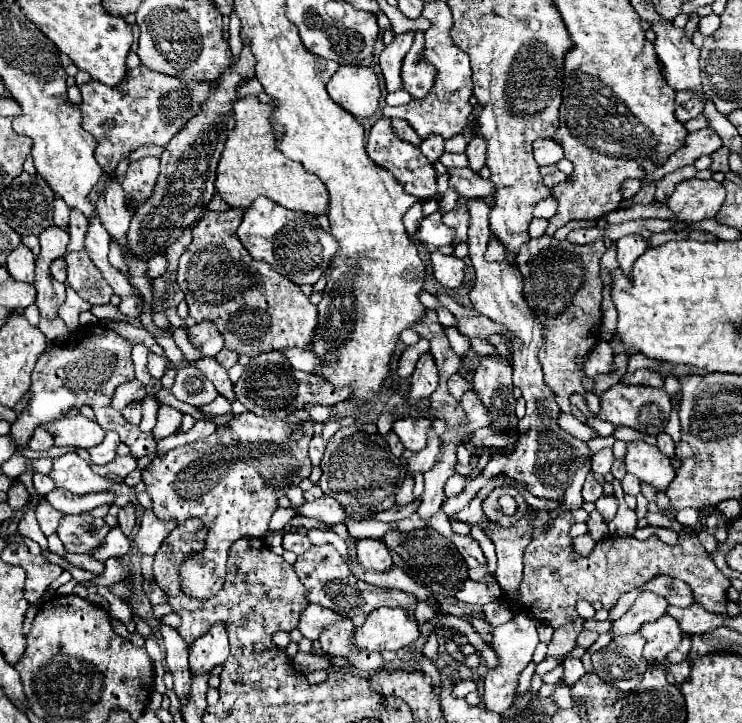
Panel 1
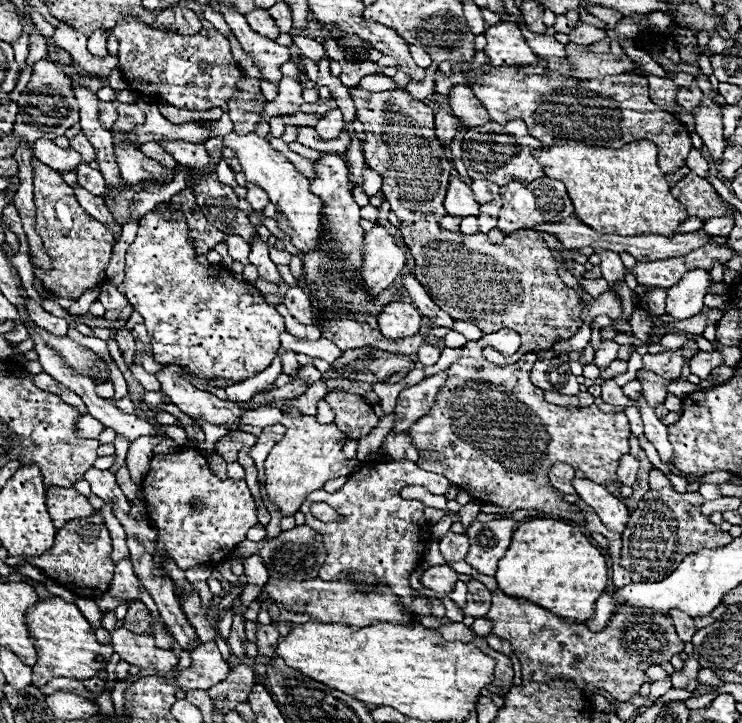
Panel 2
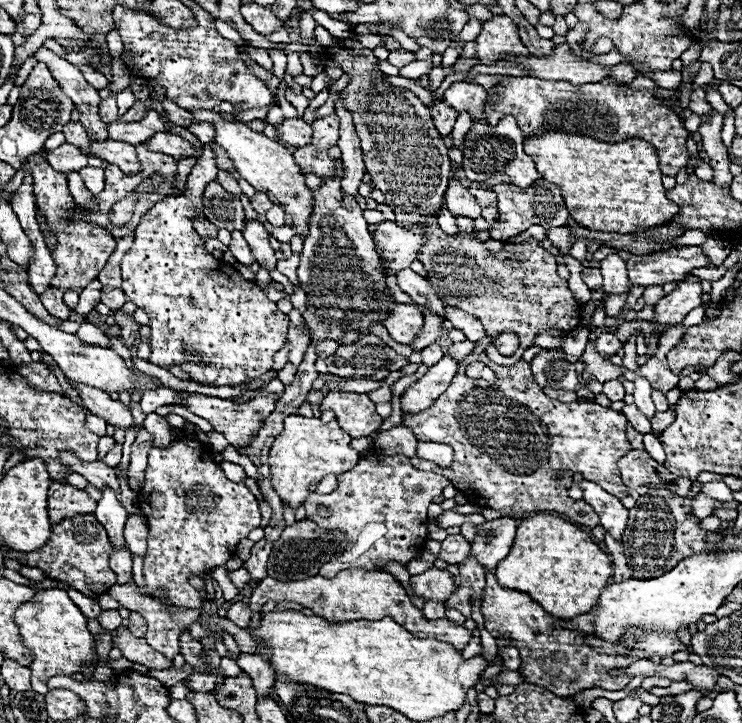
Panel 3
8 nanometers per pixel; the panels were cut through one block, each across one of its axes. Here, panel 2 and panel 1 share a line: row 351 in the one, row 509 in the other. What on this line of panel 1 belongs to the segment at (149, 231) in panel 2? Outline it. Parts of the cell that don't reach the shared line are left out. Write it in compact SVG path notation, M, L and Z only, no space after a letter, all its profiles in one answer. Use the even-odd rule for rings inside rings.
M252 412L234 416L228 423L218 426L218 430L202 440L174 448L142 470L142 480L146 492L152 498L152 512L158 520L184 522L188 518L200 518L208 528L208 538L200 552L192 552L180 564L180 586L182 592L196 600L208 600L216 596L226 580L226 558L230 546L240 538L262 538L268 532L270 516L278 510L278 498L286 494L286 488L300 484L312 472L312 462L308 458L308 442L312 440L312 424L308 422L308 436L298 442L288 442L292 433L291 425L284 419L272 416L260 417Z

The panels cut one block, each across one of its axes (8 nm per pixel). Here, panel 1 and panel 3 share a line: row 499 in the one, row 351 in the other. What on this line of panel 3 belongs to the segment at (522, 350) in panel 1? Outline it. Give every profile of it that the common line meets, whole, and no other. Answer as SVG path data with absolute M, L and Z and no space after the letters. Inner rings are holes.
M464 340L464 342L456 342L456 344L452 344L450 348L448 348L448 352L450 352L450 356L456 356L458 360L464 360L470 352L474 350L474 342L470 342L470 340ZM544 350L534 356L530 362L534 380L544 388L544 386L554 386L554 388L566 388L566 390L576 390L578 386L578 374L574 370L574 364L564 360L562 350Z

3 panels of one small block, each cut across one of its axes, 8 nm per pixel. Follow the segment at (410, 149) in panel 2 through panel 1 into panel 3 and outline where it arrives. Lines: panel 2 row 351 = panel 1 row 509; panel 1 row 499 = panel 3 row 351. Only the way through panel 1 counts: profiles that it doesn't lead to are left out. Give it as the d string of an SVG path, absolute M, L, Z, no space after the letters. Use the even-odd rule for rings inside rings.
M429 217L426 242L418 252L418 260L428 270L428 280L436 288L438 296L444 300L444 304L460 308L460 310L476 316L484 324L488 336L498 338L502 332L512 330L520 340L520 348L516 350L516 354L507 357L500 354L494 345L488 346L486 355L492 362L503 366L516 364L520 360L522 352L532 346L532 338L538 332L544 332L544 330L572 332L574 328L578 328L578 324L580 324L580 304L572 296L572 292L568 290L566 280L558 276L558 272L556 272L558 264L554 262L554 256L548 250L544 250L542 246L538 246L538 240L526 240L522 244L506 244L504 250L500 250L496 256L488 256L484 242L472 240L472 236L464 234L464 232L450 236L450 234L440 230L436 220L436 217ZM512 254L516 254L514 262L510 260Z

